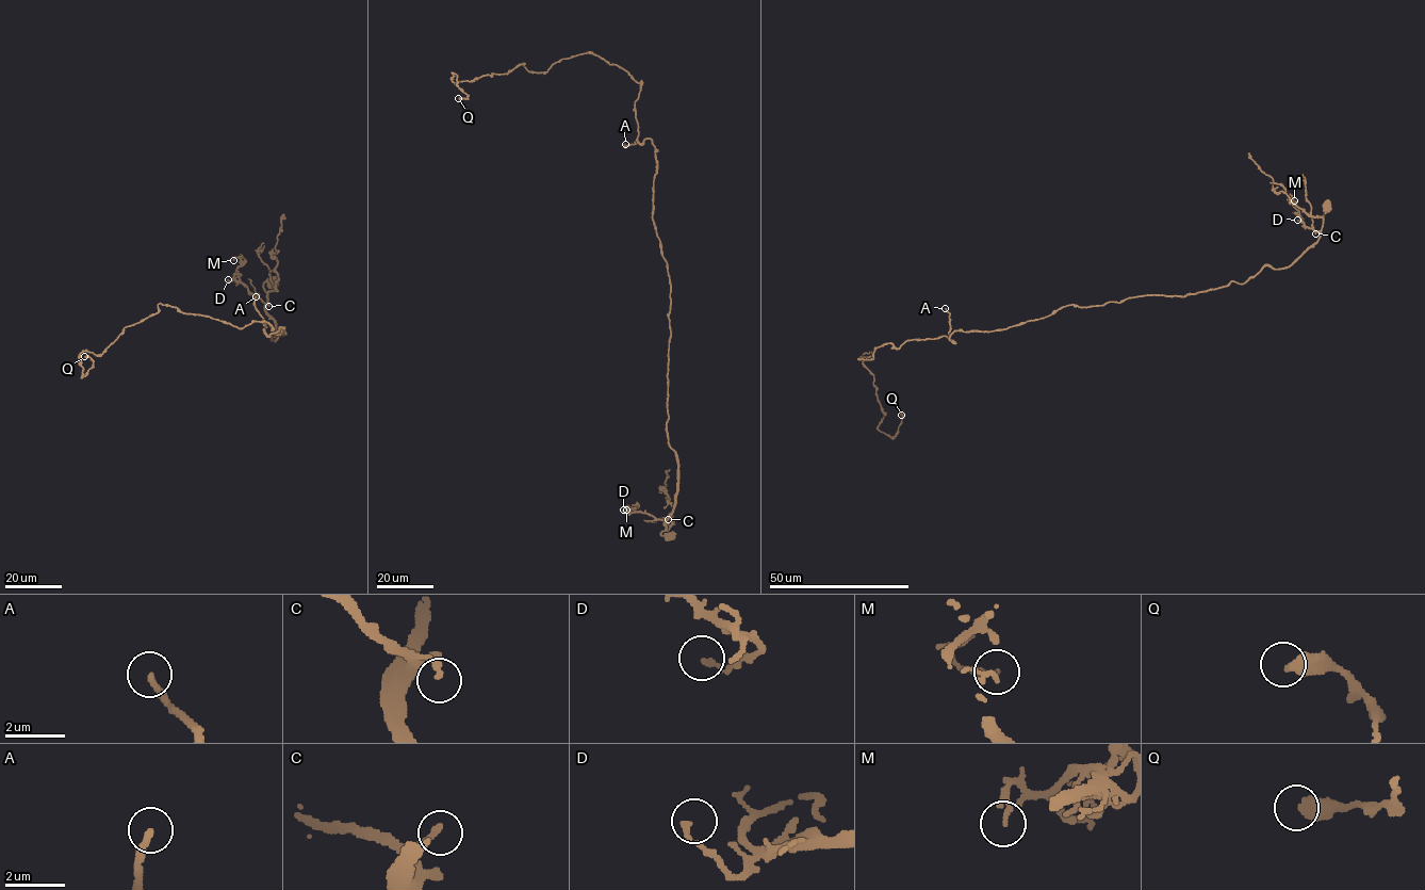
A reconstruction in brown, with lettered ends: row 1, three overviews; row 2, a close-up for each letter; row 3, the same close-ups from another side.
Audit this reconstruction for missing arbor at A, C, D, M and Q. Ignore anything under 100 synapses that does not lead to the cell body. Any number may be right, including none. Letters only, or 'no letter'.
A

